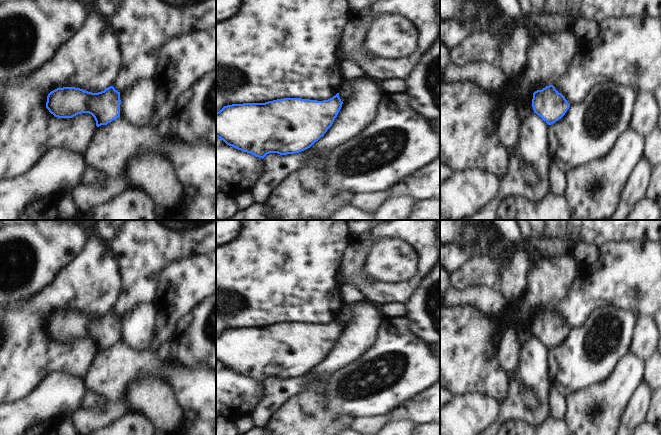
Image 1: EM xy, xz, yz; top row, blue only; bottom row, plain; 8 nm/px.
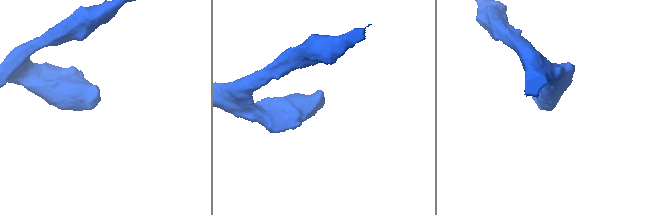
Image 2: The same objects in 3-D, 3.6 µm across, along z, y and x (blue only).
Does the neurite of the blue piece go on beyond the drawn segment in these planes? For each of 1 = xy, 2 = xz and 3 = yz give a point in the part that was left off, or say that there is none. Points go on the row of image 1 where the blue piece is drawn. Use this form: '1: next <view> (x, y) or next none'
1: next none
2: next none
3: next none

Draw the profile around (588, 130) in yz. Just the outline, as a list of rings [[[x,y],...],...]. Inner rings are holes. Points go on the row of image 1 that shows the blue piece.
[[[612,81],[597,84],[583,102],[570,105],[565,115],[549,125],[549,157],[566,173],[571,168],[604,157],[621,133],[630,127],[638,93]]]

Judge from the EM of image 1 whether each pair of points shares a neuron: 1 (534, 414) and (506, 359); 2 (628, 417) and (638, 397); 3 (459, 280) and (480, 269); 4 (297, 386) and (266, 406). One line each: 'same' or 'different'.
1: different
2: same
3: same
4: same

